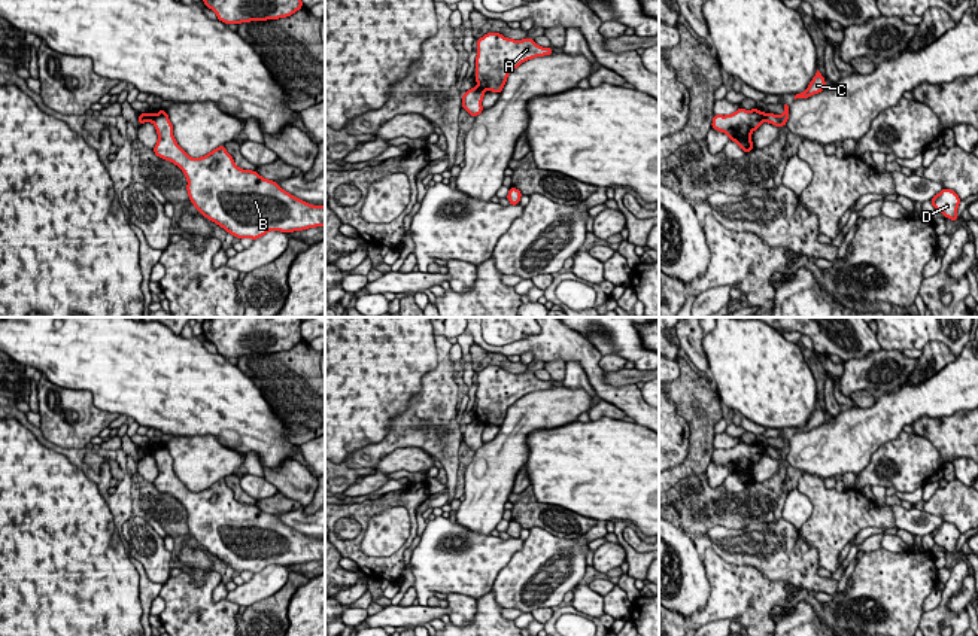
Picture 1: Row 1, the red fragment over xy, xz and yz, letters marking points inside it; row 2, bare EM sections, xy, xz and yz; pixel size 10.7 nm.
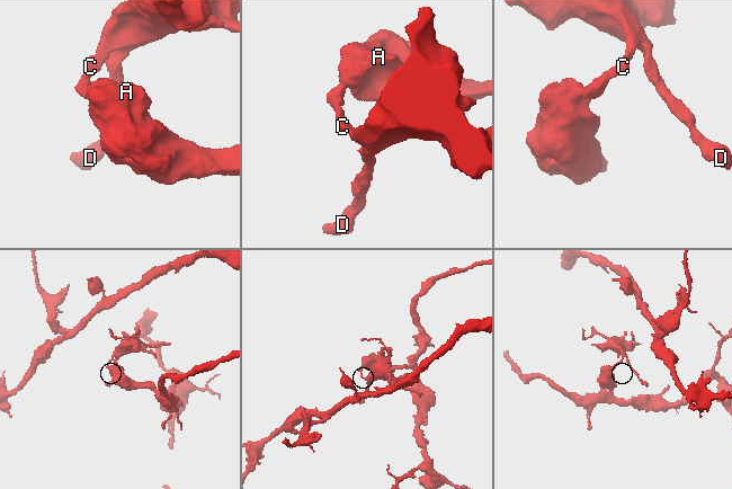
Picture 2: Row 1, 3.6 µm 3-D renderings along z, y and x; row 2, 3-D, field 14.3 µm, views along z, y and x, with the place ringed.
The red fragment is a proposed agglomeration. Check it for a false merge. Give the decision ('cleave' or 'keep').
cleave

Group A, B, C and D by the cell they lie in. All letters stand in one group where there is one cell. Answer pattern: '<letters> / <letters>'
A B / C D

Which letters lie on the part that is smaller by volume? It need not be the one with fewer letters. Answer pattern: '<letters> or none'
C, D

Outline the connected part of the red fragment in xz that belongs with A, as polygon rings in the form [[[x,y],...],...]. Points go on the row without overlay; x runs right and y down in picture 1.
[[[488,366],[477,374],[476,414],[479,422],[501,426],[507,410],[523,395],[553,389],[552,381],[538,380],[534,372],[513,374]]]

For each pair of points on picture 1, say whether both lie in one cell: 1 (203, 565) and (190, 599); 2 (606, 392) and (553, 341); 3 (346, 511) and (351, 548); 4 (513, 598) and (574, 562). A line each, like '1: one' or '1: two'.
1: two
2: one
3: one
4: one

